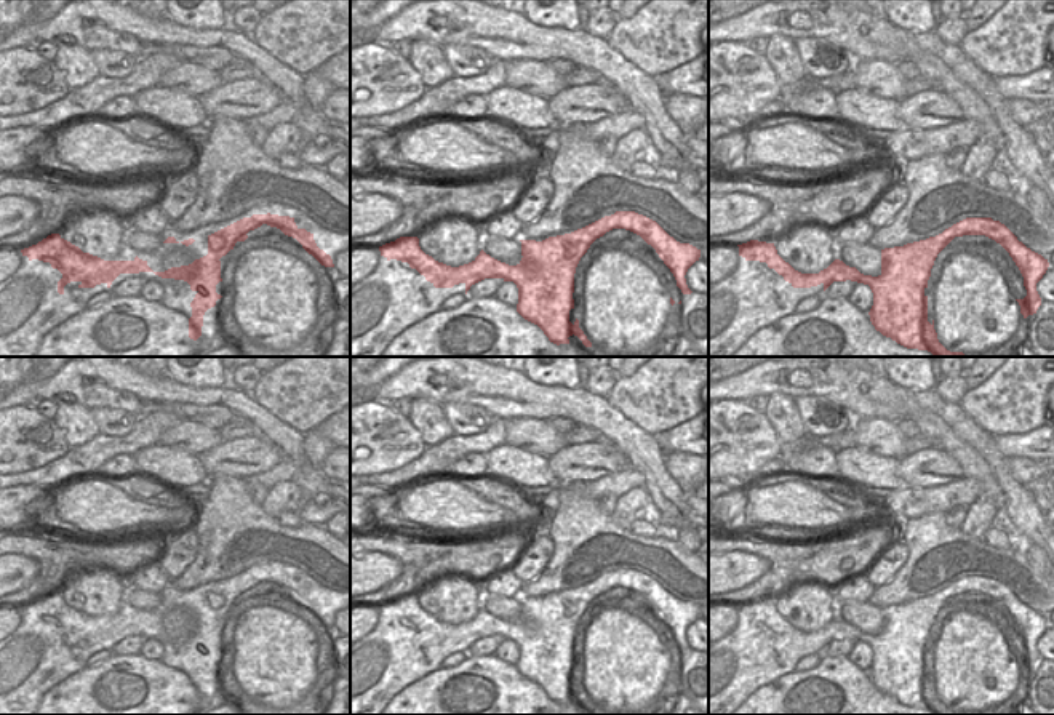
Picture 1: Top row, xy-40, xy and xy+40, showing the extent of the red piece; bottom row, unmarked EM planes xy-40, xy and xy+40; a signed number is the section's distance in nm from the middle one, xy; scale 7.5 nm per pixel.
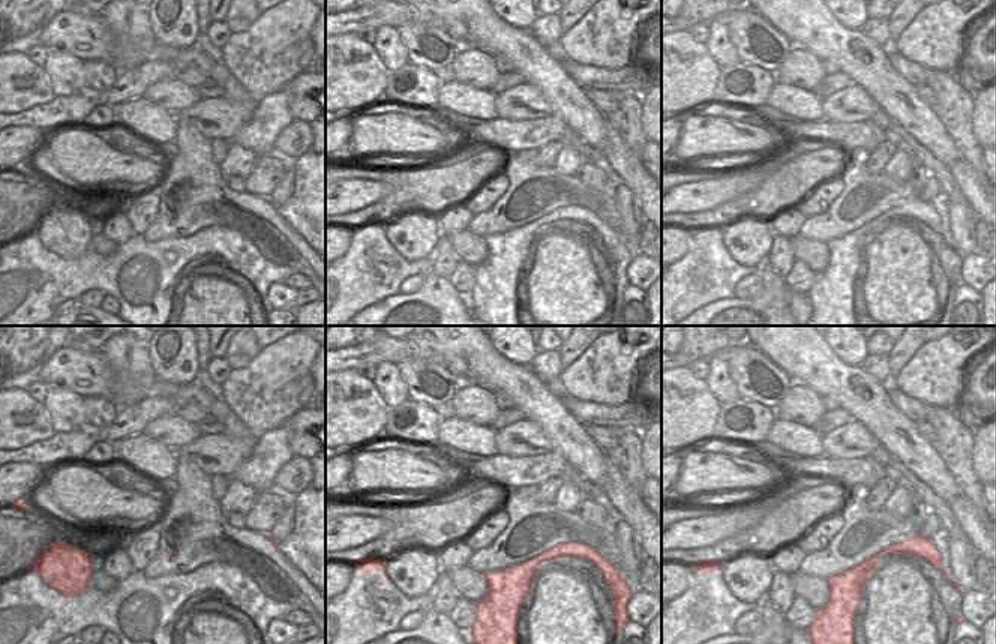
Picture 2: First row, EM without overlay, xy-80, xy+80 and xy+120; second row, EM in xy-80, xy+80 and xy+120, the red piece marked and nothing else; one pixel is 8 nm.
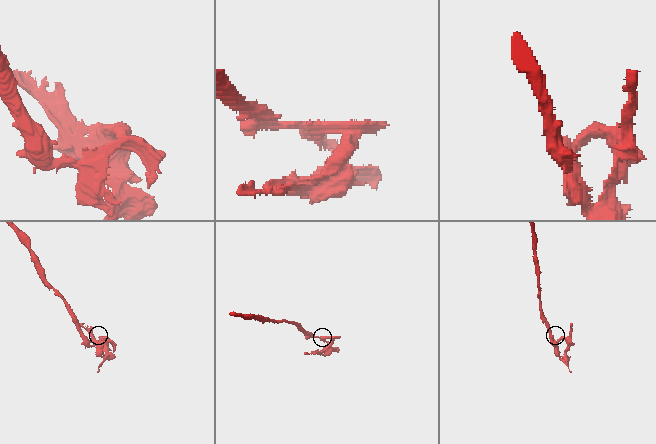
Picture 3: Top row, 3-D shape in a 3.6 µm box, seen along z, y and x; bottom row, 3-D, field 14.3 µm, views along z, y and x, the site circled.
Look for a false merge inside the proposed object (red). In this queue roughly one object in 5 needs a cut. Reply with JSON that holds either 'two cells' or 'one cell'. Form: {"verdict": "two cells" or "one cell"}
{"verdict": "two cells"}

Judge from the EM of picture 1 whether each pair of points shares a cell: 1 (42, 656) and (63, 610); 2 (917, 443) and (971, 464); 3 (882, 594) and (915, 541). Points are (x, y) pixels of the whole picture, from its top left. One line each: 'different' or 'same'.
1: different
2: different
3: different

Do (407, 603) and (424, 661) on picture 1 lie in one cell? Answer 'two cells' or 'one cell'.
two cells

